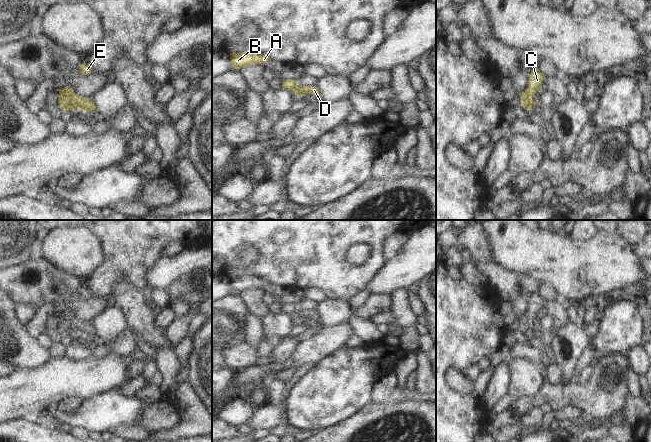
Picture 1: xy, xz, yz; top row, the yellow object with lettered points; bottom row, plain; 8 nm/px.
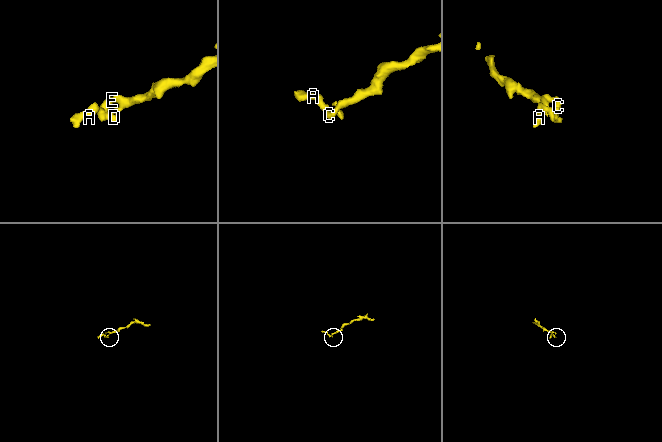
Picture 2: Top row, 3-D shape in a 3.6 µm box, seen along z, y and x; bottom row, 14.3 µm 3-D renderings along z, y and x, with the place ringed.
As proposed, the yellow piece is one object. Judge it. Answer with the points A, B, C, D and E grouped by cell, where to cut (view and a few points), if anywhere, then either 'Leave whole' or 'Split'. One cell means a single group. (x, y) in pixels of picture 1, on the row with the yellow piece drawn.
Groups: A B / C D E. Split along yz (527, 89), (526, 104), (530, 109). Split

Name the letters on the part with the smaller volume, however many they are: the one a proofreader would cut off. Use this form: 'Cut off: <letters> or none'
Cut off: A, B

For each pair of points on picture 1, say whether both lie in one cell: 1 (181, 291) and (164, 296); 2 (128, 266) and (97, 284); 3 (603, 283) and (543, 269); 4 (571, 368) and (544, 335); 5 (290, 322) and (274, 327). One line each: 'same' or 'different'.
1: different
2: same
3: same
4: different
5: same

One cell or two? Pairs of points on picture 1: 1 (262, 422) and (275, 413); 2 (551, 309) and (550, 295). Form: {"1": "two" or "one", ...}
{"1": "one", "2": "two"}

